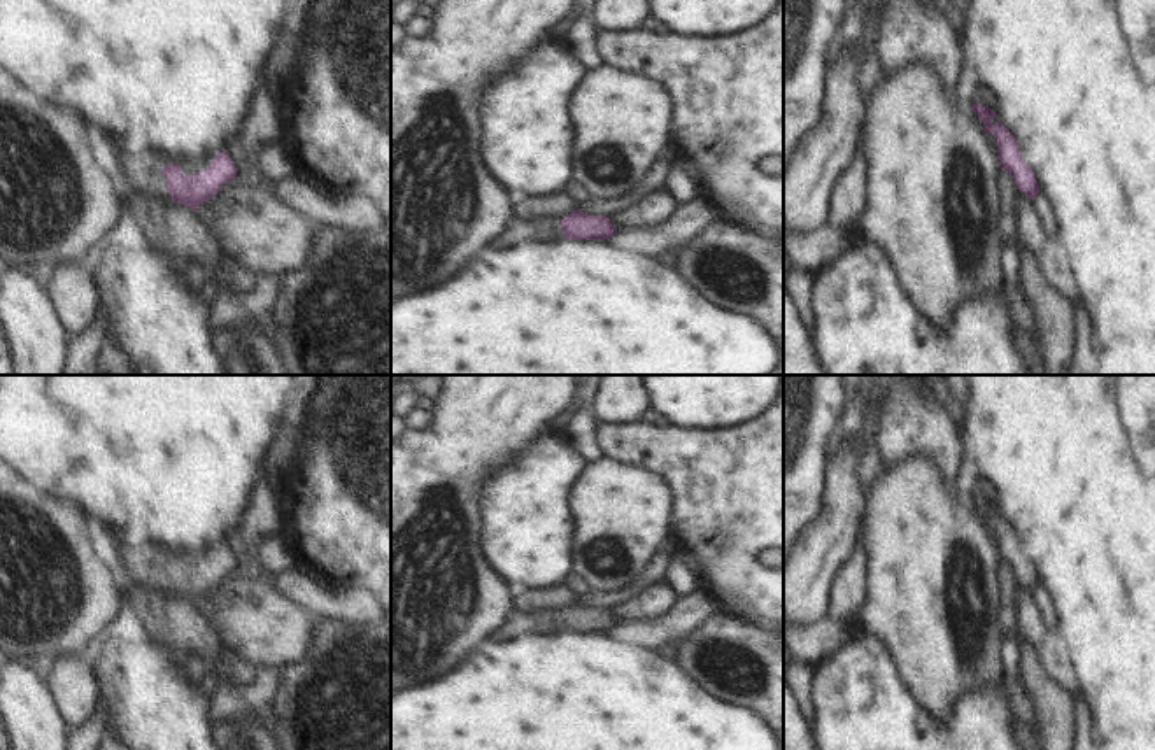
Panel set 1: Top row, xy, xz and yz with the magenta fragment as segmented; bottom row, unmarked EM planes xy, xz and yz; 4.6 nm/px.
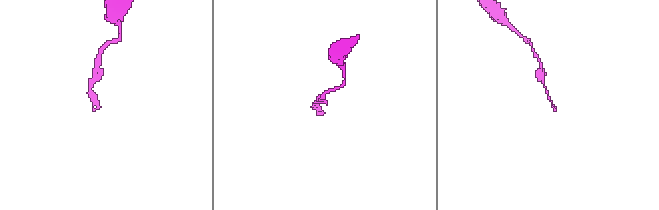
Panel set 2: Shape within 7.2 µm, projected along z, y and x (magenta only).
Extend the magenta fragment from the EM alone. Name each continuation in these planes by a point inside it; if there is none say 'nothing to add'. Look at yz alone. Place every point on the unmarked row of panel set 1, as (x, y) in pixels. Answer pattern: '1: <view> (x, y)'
nothing to add

